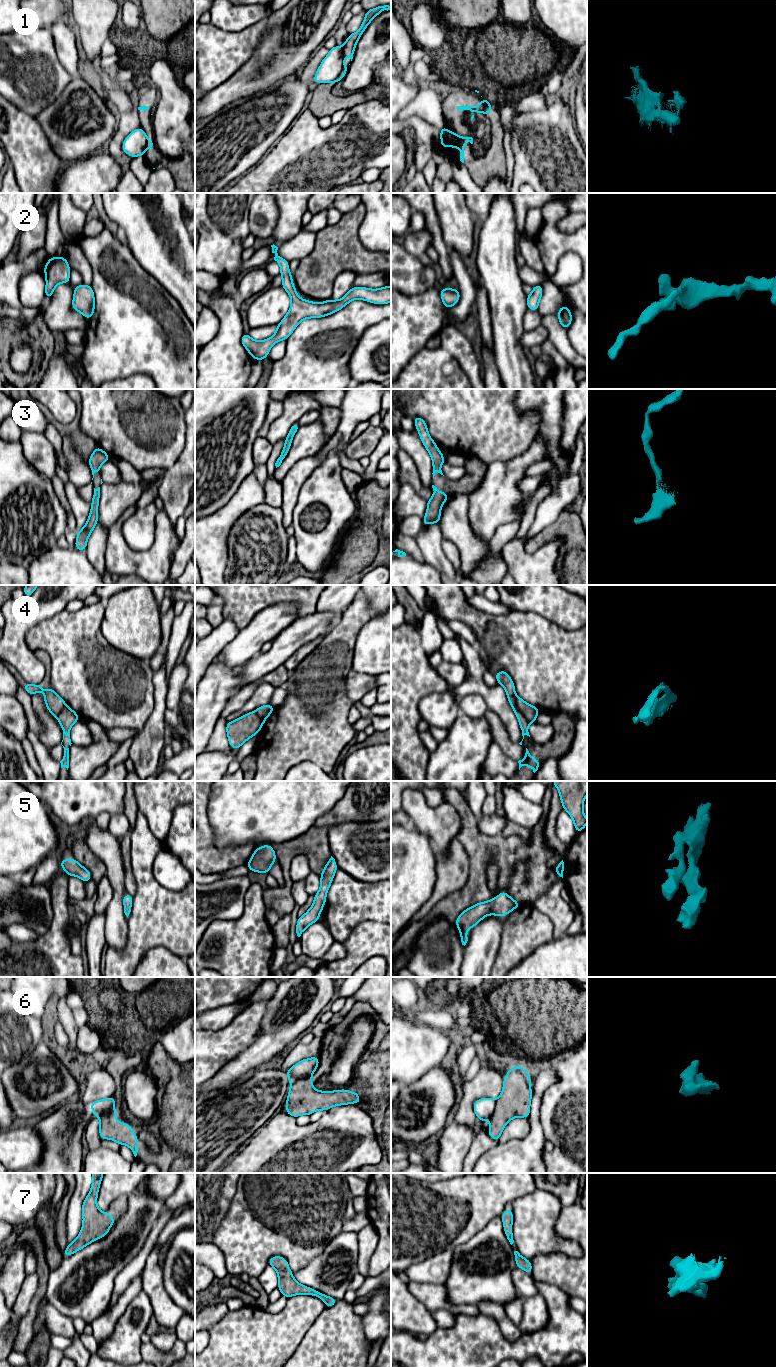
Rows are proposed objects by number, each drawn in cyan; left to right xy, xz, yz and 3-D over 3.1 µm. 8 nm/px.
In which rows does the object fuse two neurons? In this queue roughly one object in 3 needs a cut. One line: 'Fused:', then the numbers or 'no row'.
Fused: 1, 4, 6

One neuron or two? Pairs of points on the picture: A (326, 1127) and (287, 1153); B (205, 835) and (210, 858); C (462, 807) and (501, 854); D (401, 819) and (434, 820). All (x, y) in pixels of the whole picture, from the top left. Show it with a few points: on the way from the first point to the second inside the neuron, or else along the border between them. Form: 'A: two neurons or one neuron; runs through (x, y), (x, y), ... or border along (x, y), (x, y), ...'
A: one neuron; runs through (316, 1137), (300, 1153), (297, 1153)
B: one neuron; runs through (205, 841), (205, 852)
C: one neuron; runs through (468, 820), (469, 829), (488, 848)
D: two neurons; border along (402, 807), (411, 823)

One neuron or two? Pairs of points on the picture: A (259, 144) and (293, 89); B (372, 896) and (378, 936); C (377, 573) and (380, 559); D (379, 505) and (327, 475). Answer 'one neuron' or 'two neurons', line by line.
A: one neuron
B: two neurons
C: two neurons
D: two neurons

